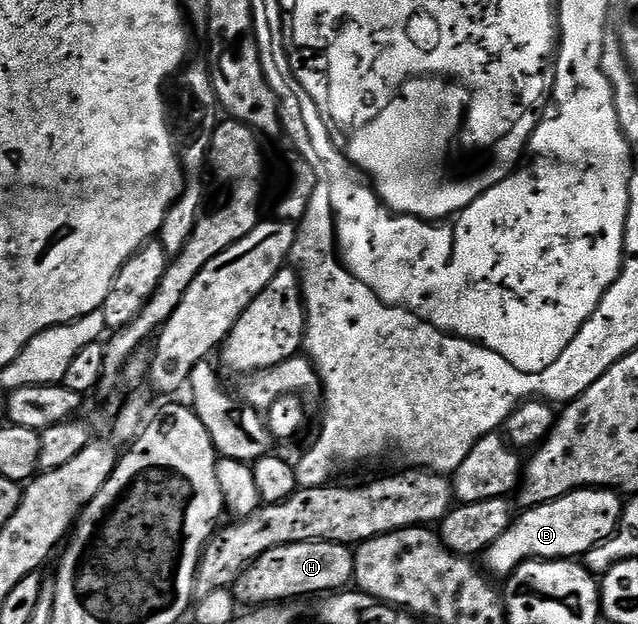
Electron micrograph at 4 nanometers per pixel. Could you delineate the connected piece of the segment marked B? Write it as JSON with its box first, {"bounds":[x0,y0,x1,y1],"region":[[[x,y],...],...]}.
{"bounds":[483,488,622,578],"region":[[[580,488],[563,498],[526,508],[514,519],[509,529],[483,553],[483,561],[485,560],[486,564],[484,567],[494,577],[509,578],[520,564],[531,560],[571,560],[588,557],[591,549],[598,548],[617,533],[622,511],[622,497],[608,488]]]}

